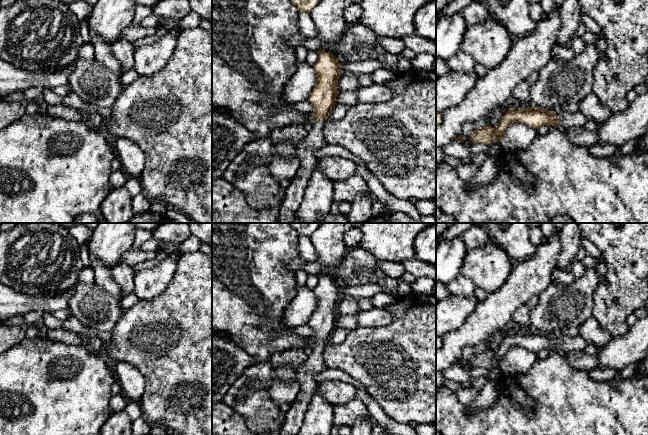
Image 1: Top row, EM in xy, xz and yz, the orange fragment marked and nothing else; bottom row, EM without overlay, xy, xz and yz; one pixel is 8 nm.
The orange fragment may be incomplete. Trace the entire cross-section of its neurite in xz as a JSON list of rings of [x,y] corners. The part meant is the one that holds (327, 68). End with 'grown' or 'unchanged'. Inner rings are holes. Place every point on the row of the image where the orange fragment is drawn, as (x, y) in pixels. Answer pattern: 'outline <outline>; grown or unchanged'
outline [[[317,50],[318,60],[313,66],[316,73],[316,85],[308,101],[314,106],[311,114],[312,128],[301,142],[298,149],[300,168],[296,178],[286,188],[285,198],[279,207],[276,223],[294,223],[295,213],[298,211],[309,183],[311,173],[316,168],[314,152],[325,146],[323,126],[330,111],[335,105],[337,80],[340,75],[340,59],[328,51]]]; grown

